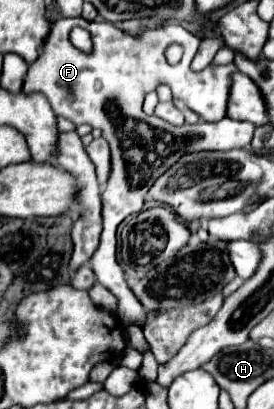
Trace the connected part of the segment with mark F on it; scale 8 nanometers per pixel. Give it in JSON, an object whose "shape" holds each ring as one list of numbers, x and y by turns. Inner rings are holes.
{"shape":[[82,17,60,19,52,25,48,39,42,43,40,55,30,65,24,79,26,91,42,91,54,113,70,119,76,127,88,123,102,129,102,137,108,141,112,151,112,169,102,193,102,219,104,231,100,247,90,259,98,283,102,283,110,293,118,297,118,317,124,323,146,323,146,309,130,291,124,279,124,269,116,261,116,229,132,213,140,213,144,205,144,195,154,185,154,181,164,175,176,159,176,143,162,141,162,119,150,117,142,111,142,101,148,91,158,85,168,83,174,97,184,102,194,113,204,117,204,121,218,121,226,117,230,81,238,71,234,63,228,65,208,65,204,71,192,71,190,63,196,55,196,37,176,23,166,23,158,29,148,29,134,37,124,33,106,21,88,23],[82,27,92,35,94,53,84,55,70,43,70,31],[170,43,180,43,184,47,184,57,178,65,170,65,164,51]]}

